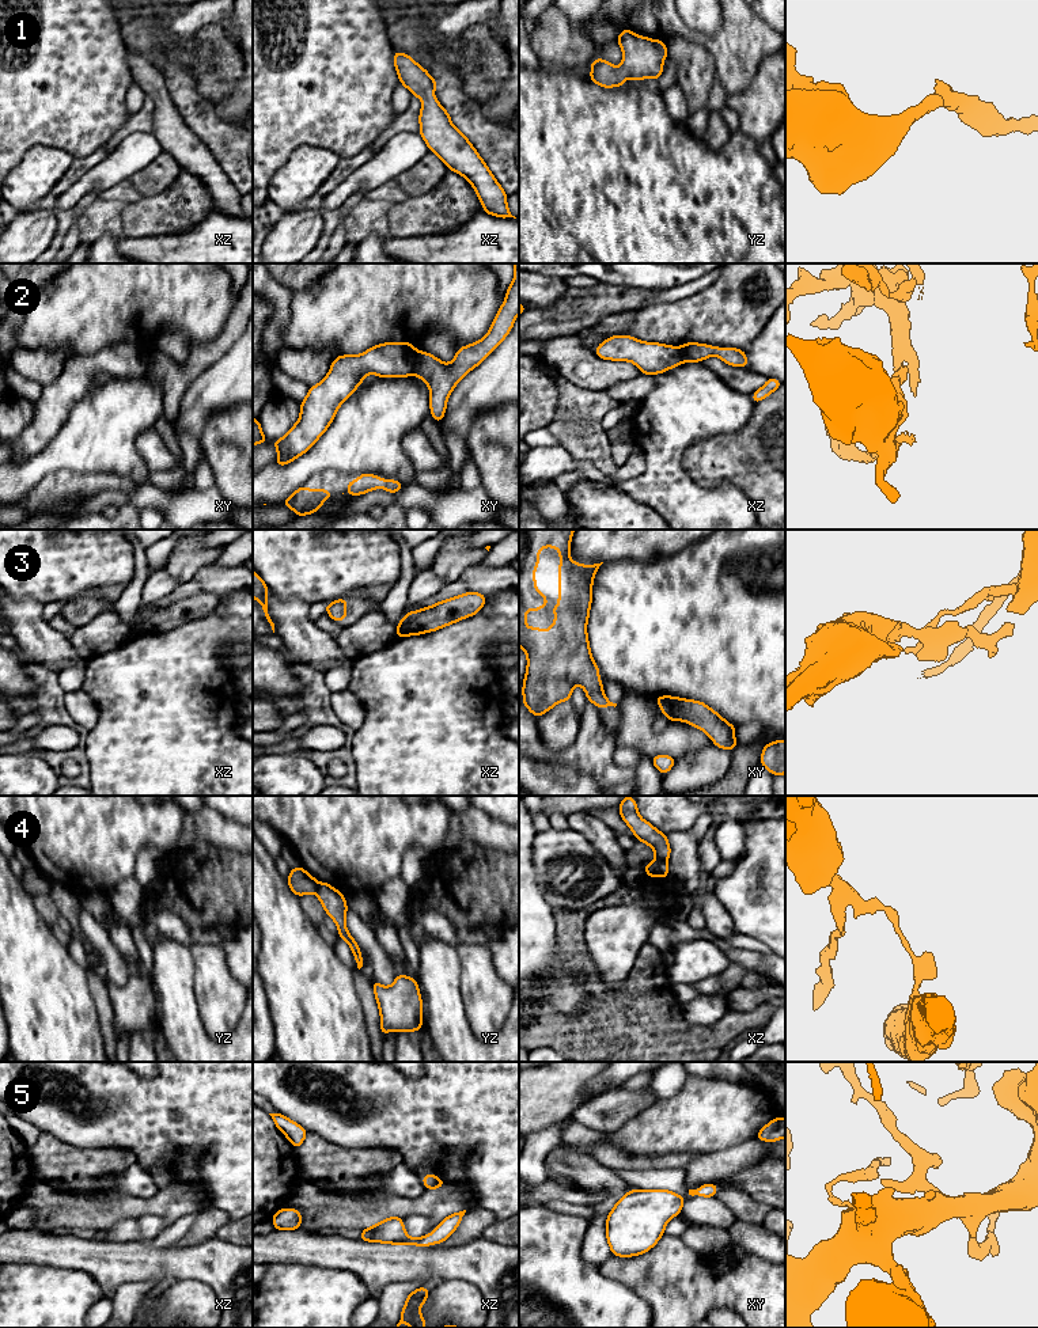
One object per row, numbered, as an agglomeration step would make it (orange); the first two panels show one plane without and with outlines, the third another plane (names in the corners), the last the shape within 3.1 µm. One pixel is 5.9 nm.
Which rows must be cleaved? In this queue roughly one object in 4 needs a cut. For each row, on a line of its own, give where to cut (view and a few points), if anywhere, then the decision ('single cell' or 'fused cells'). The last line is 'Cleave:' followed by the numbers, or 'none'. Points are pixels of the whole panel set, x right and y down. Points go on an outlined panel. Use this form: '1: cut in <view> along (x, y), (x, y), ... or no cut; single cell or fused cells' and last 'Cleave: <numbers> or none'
1: no cut; single cell
2: cut in xy along (419, 352), (413, 372); fused cells
3: cut in xz along (401, 619), (413, 623), (424, 632); fused cells
4: cut in yz along (318, 883), (318, 888), (314, 892); fused cells
5: no cut; single cell
Cleave: 2, 3, 4

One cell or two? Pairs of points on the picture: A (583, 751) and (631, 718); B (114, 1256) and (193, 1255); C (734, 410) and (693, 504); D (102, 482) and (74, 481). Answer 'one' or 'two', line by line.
A: two
B: one
C: one
D: one

